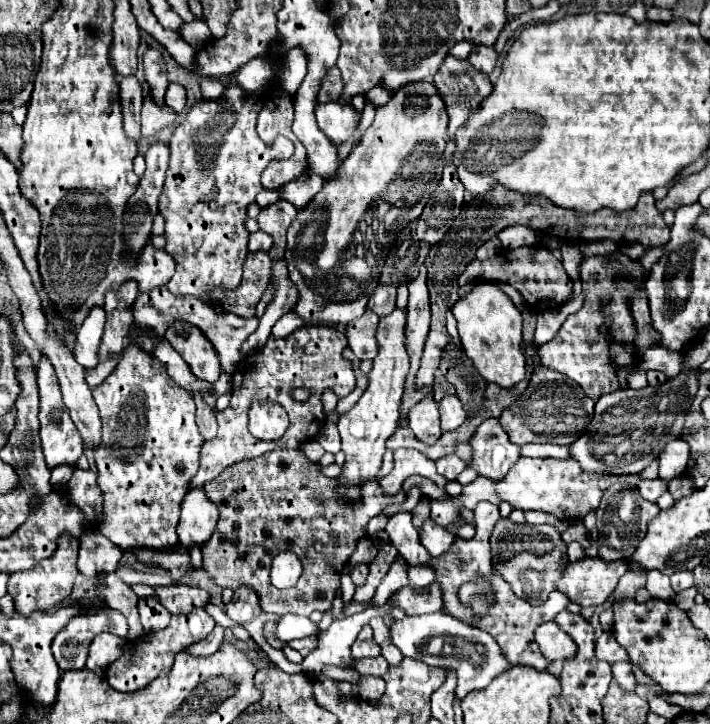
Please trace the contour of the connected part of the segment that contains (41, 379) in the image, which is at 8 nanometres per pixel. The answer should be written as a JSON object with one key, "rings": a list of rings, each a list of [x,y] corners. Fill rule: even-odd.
{"rings":[[[41,356],[41,362],[37,366],[37,386],[39,386],[39,400],[41,400],[41,404],[39,404],[39,422],[41,422],[39,436],[41,436],[41,448],[43,448],[47,468],[53,470],[63,464],[73,464],[83,454],[83,440],[81,440],[71,416],[67,416],[67,408],[61,398],[61,388],[59,388],[55,370],[51,368],[51,362],[47,360],[47,356]]]}

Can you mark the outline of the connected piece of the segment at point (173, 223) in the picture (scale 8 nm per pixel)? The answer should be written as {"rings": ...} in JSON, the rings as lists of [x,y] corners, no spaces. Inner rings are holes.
{"rings":[[[231,84],[231,88],[227,88],[217,100],[199,100],[193,104],[187,118],[175,128],[169,140],[171,164],[159,196],[159,212],[165,218],[165,250],[177,262],[175,274],[167,284],[173,294],[191,294],[207,300],[211,290],[235,290],[241,282],[241,268],[247,256],[249,238],[249,232],[243,226],[243,220],[247,218],[247,206],[255,202],[255,196],[263,190],[261,172],[267,168],[267,164],[271,160],[289,158],[293,152],[293,144],[284,136],[278,136],[270,148],[263,144],[255,130],[259,108],[263,108],[261,92],[259,96],[251,96],[251,100],[247,100],[239,84]]]}

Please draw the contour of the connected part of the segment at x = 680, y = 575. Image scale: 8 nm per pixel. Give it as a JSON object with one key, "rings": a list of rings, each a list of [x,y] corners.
{"rings":[[[677,572],[671,576],[671,586],[679,594],[681,590],[687,590],[693,586],[693,574],[691,572]]]}

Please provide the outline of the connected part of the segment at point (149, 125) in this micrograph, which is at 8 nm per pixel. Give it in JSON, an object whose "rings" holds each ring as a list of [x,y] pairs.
{"rings":[[[145,96],[145,102],[143,102],[143,112],[141,112],[141,130],[143,130],[143,136],[153,136],[157,132],[161,132],[163,128],[175,124],[177,120],[177,114],[169,108],[169,106],[155,106],[151,96]]]}

